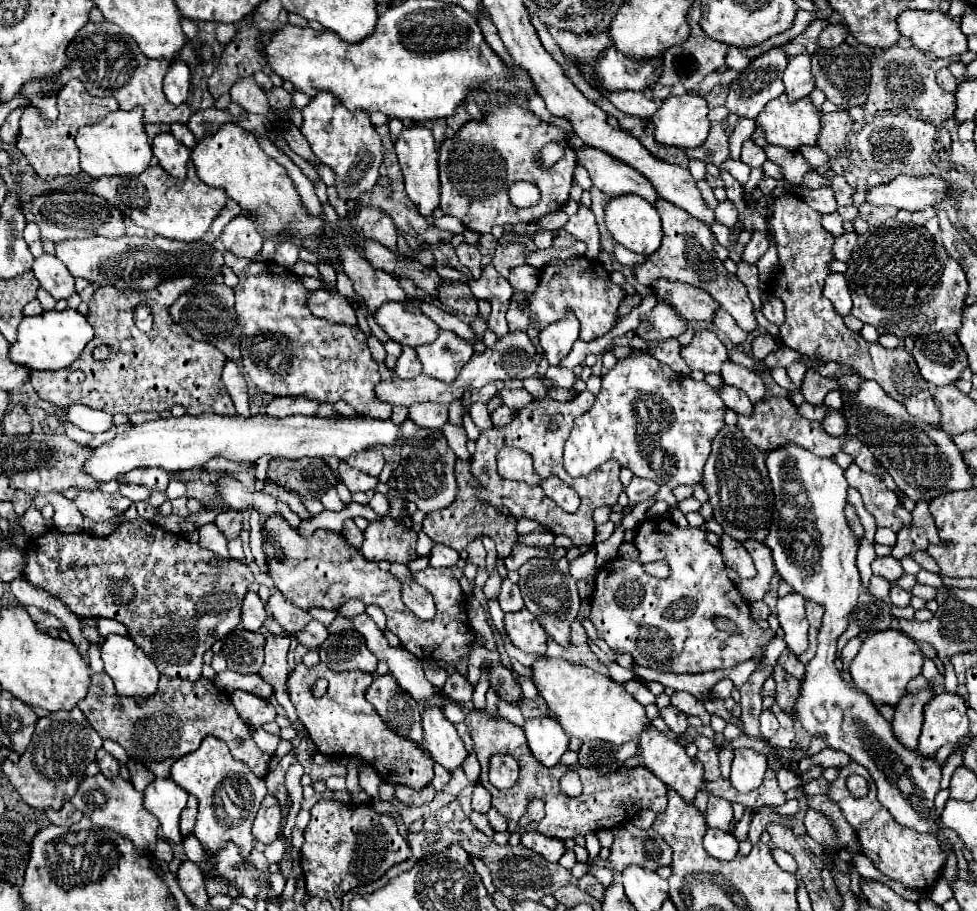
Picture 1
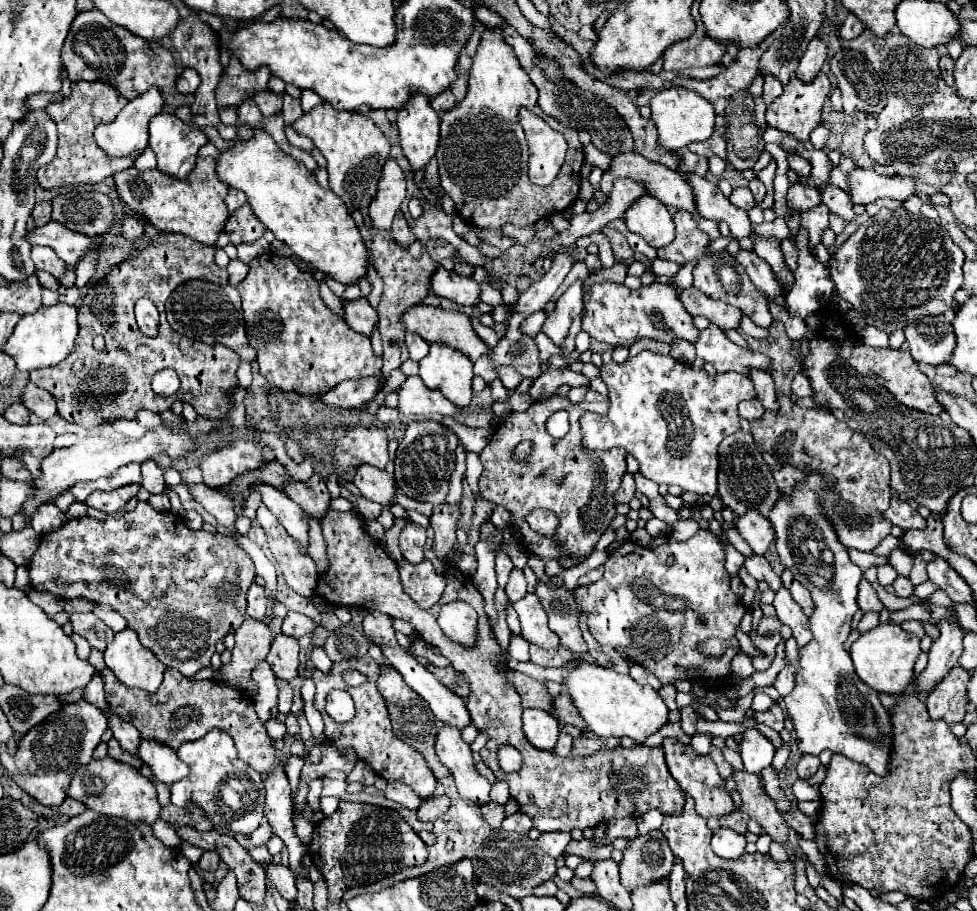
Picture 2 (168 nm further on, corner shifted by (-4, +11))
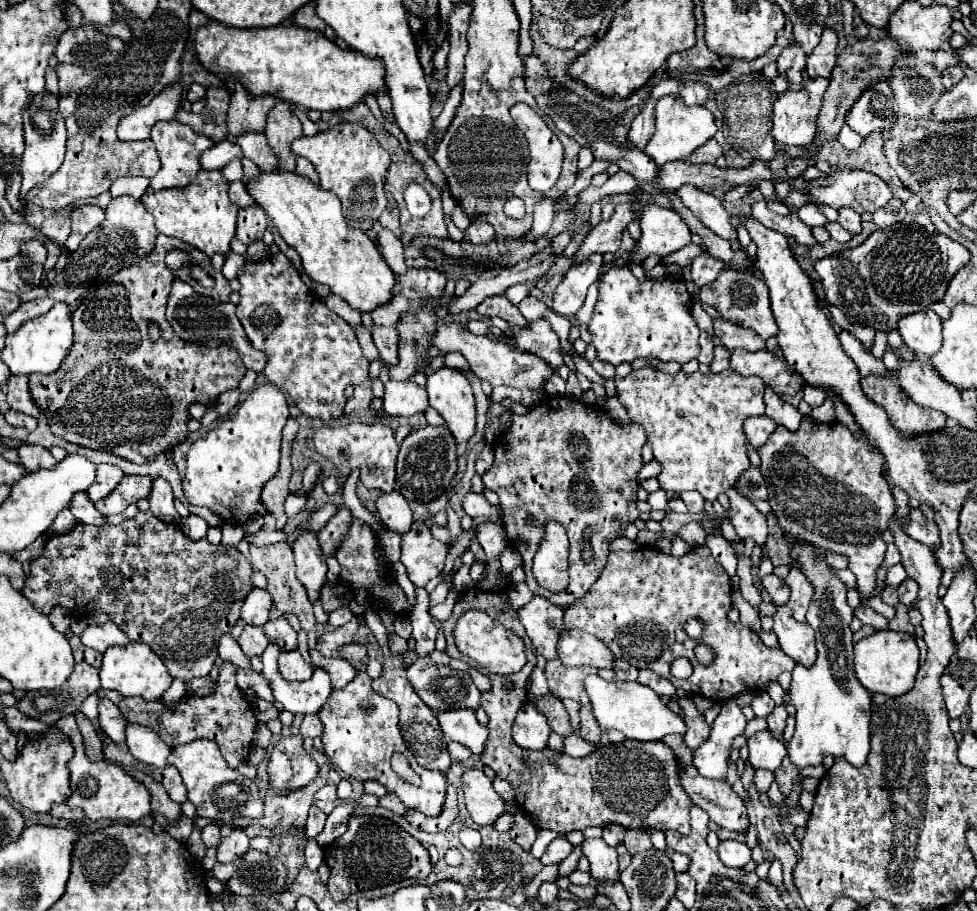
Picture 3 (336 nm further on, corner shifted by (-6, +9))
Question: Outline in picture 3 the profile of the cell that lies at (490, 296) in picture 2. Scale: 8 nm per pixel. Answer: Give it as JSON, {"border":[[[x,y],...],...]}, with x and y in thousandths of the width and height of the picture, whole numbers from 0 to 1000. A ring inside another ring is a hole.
{"border":[[[560,351],[541,353],[541,358],[537,358],[537,360],[525,358],[525,369],[527,369],[527,375],[533,384],[550,389],[558,397],[562,397],[566,404],[576,402],[572,371],[564,362],[564,356]]]}

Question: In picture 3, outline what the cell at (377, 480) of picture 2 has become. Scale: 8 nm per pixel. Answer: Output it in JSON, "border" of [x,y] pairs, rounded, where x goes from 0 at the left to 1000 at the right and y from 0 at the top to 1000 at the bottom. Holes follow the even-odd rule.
{"border":[[[394,540],[386,547],[384,551],[386,555],[386,564],[390,569],[390,573],[394,575],[394,580],[406,584],[406,586],[415,586],[421,580],[423,566],[421,566],[421,558],[419,551],[410,544],[410,540]]]}

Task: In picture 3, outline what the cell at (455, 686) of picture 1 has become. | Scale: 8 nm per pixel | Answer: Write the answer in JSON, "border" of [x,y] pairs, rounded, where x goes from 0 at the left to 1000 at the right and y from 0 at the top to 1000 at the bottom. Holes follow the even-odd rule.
{"border":[[[429,722],[425,729],[421,729],[417,733],[417,744],[419,744],[423,757],[427,760],[427,764],[443,782],[455,782],[460,777],[482,777],[482,779],[490,777],[490,764],[492,764],[492,760],[488,757],[488,753],[484,751],[484,746],[482,746],[482,742],[478,738],[464,735],[462,731],[445,729],[445,727],[437,724],[437,722]]]}

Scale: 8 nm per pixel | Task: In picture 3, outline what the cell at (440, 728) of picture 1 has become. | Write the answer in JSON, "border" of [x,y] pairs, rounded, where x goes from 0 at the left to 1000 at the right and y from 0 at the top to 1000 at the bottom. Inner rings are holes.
{"border":[[[478,843],[474,854],[476,885],[482,894],[482,900],[488,907],[503,907],[513,894],[529,894],[529,880],[517,880],[503,863],[503,856],[490,843]]]}

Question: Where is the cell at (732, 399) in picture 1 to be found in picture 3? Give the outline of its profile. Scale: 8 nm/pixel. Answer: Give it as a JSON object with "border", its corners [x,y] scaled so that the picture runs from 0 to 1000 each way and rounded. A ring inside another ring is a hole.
{"border":[[[785,457],[765,459],[763,461],[763,479],[765,479],[767,490],[777,494],[785,485],[789,472],[793,472],[793,470],[795,470],[795,465],[789,459],[785,459]]]}

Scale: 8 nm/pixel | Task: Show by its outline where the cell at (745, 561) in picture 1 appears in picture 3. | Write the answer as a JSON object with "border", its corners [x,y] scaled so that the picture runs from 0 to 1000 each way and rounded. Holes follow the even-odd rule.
{"border":[[[789,630],[789,632],[783,632],[779,641],[785,648],[785,652],[789,654],[789,661],[793,665],[806,663],[806,659],[808,659],[808,645],[806,645],[806,641],[799,634],[795,634],[793,630]]]}

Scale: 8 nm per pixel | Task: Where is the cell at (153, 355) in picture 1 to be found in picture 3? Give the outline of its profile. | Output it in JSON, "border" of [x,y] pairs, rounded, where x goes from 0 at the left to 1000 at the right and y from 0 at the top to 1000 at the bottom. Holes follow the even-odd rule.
{"border":[[[163,257],[159,266],[159,274],[150,283],[142,285],[140,290],[103,310],[89,314],[89,321],[81,338],[73,347],[75,349],[75,380],[71,389],[67,391],[64,400],[60,402],[60,406],[50,413],[44,413],[44,411],[30,413],[30,430],[34,435],[34,441],[42,448],[42,452],[46,454],[50,463],[52,474],[58,481],[64,481],[69,485],[75,485],[87,492],[107,494],[138,509],[150,509],[153,505],[159,505],[161,498],[171,496],[173,492],[177,492],[179,487],[191,481],[193,476],[191,463],[195,461],[195,454],[193,454],[195,443],[212,443],[212,439],[222,437],[226,430],[245,424],[245,417],[249,415],[253,404],[247,391],[241,386],[241,382],[236,382],[234,378],[226,378],[222,382],[193,378],[177,367],[169,347],[171,327],[175,321],[177,307],[187,307],[200,314],[200,318],[206,321],[208,325],[220,327],[224,332],[234,329],[234,323],[236,323],[234,310],[230,307],[226,299],[218,299],[220,316],[218,318],[208,316],[193,303],[193,290],[181,296],[171,294],[169,279],[173,274],[195,277],[195,288],[202,288],[208,294],[216,294],[214,281],[210,277],[191,270],[189,266],[181,261]],[[153,353],[165,360],[165,369],[161,373],[153,369]]]}

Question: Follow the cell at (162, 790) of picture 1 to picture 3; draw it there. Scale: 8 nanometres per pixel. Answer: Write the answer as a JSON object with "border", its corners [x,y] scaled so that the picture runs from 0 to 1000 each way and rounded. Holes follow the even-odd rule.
{"border":[[[130,795],[128,817],[142,836],[148,836],[153,841],[171,841],[171,830],[175,828],[175,821],[159,804],[155,804],[155,799]]]}

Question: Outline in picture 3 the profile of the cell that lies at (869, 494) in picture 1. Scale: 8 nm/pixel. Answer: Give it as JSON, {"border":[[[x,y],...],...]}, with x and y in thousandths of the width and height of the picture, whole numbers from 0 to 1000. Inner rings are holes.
{"border":[[[939,558],[932,560],[932,571],[926,577],[926,584],[930,588],[934,588],[937,593],[953,599],[953,602],[955,599],[961,599],[961,580],[959,580],[959,575],[953,573],[953,571],[949,571],[945,566],[945,562],[939,560]]]}

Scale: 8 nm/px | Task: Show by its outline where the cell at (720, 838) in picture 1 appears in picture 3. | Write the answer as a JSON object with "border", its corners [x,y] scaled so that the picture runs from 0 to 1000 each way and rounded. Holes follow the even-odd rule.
{"border":[[[742,922],[736,926],[734,935],[736,935],[736,942],[740,944],[740,948],[748,951],[748,953],[760,953],[765,946],[769,946],[769,933],[760,924]]]}

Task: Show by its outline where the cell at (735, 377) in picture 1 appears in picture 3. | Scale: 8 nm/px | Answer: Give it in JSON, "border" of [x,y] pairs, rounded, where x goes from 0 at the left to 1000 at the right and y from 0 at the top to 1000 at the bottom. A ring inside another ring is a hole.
{"border":[[[789,426],[783,428],[783,446],[785,446],[783,454],[787,459],[791,459],[797,468],[803,468],[810,474],[814,474],[818,470],[818,465],[822,461],[822,454],[814,446],[806,443],[799,435],[789,430]]]}

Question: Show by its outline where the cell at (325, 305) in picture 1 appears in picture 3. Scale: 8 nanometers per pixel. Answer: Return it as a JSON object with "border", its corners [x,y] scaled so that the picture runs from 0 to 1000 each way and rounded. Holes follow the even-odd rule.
{"border":[[[382,358],[382,375],[394,400],[404,400],[404,395],[408,395],[406,389],[408,367],[404,364],[404,358]]]}

